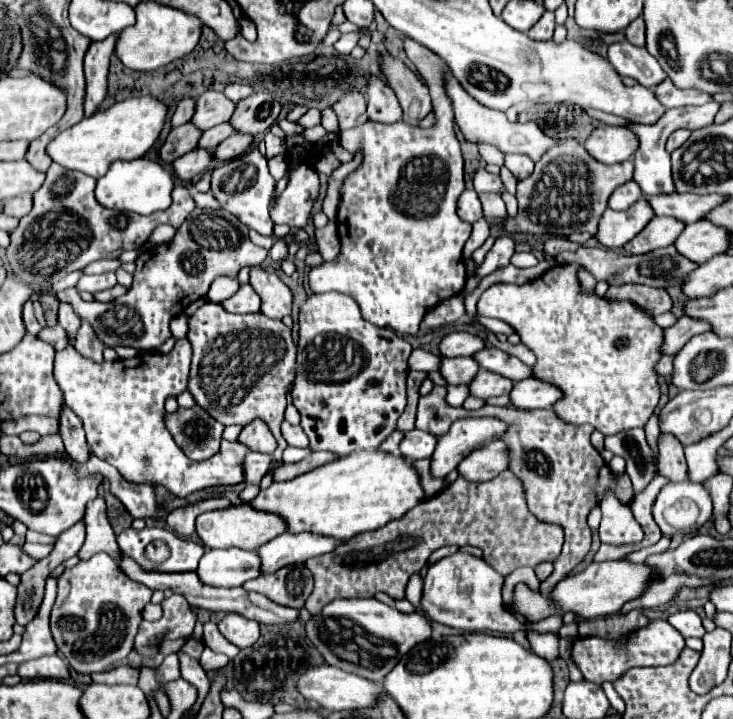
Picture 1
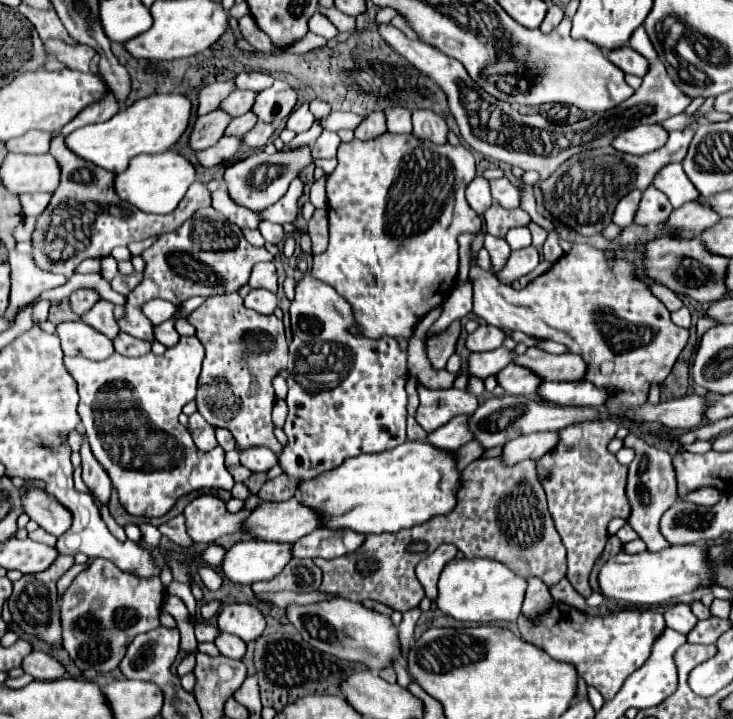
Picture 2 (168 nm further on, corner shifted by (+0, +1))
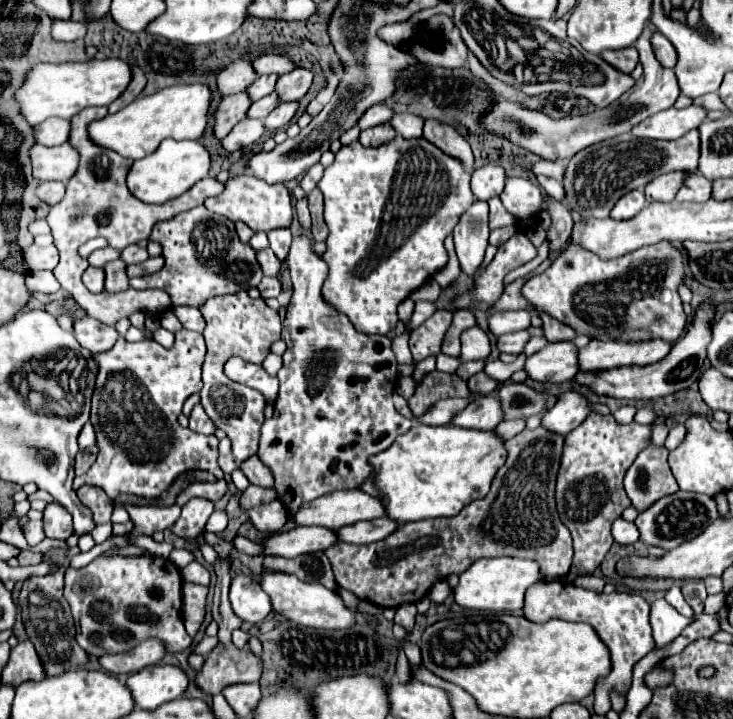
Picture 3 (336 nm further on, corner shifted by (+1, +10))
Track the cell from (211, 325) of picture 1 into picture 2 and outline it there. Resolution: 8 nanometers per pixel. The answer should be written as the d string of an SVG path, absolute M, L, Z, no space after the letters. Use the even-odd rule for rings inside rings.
M239 293L207 297L207 301L187 315L197 329L197 339L205 347L203 369L197 387L197 409L213 427L225 427L233 433L237 449L265 445L273 453L283 453L273 435L271 411L275 405L273 379L287 369L285 327L275 315L259 315L241 305Z

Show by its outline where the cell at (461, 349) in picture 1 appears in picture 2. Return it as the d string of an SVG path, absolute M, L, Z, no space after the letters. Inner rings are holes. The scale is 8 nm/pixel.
M481 325L477 327L471 335L467 335L465 339L465 347L471 351L471 353L483 353L483 351L493 351L497 347L501 347L503 339L505 339L505 331L503 329L497 329L493 325Z

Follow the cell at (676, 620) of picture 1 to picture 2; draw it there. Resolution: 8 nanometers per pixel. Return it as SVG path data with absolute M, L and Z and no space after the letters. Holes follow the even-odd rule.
M677 603L675 607L665 611L665 623L667 627L687 635L695 625L697 625L697 617L691 611L691 605L687 603Z

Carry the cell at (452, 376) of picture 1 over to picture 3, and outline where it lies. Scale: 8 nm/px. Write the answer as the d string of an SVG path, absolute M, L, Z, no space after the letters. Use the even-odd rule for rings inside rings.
M518 330L518 332L510 332L498 338L498 348L500 352L510 352L510 354L520 354L526 346L526 342L530 340L530 332L528 330Z

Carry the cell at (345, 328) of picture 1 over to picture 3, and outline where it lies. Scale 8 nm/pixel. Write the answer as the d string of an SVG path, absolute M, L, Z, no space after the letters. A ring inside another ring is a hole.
M298 236L292 240L290 246L288 266L294 292L286 308L286 320L282 322L282 338L288 348L282 354L284 364L276 374L280 380L280 390L274 402L274 416L270 420L264 420L258 446L258 458L274 474L278 494L276 498L284 504L288 516L296 516L296 512L304 504L312 502L318 496L330 494L334 490L360 488L374 472L368 458L390 448L396 436L408 432L412 426L412 422L398 414L392 404L392 390L396 388L398 376L390 338L356 332L344 314L336 312L330 304L324 304L320 288L328 276L328 264L318 254L314 254L312 244L312 238Z

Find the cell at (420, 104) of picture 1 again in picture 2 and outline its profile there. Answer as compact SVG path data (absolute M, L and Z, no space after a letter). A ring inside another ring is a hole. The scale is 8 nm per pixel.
M415 109L413 111L413 135L421 139L429 139L433 143L445 143L447 123L431 109Z

